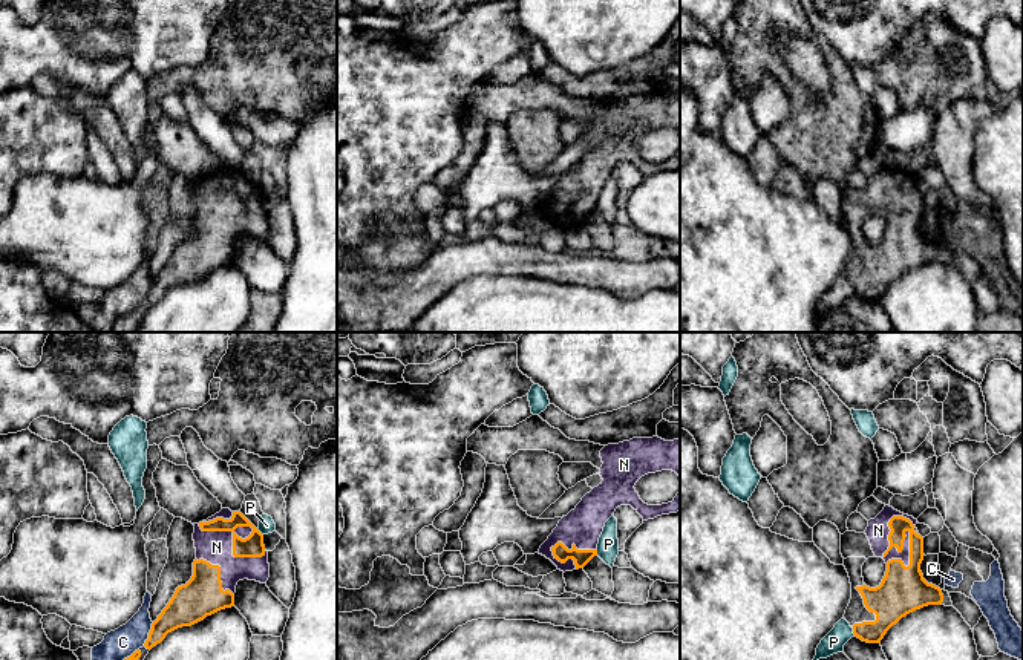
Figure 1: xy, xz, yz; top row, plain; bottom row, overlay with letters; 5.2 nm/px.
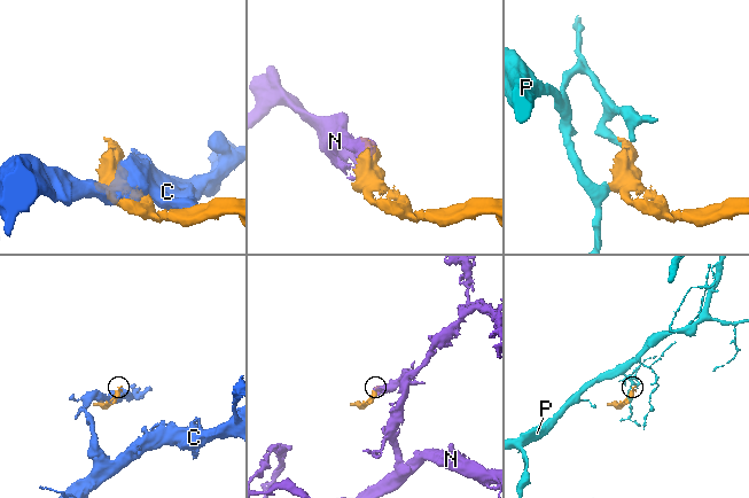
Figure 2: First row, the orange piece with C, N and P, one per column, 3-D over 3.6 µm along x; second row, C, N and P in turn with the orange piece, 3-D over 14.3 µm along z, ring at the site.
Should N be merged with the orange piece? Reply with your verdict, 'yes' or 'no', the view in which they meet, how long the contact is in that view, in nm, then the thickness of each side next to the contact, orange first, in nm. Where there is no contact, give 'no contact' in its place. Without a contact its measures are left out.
yes; contact in yz; length 280 nm; calibres 240 and 120 nm

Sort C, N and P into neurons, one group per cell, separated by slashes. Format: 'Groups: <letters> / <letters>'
Groups: C / N / P

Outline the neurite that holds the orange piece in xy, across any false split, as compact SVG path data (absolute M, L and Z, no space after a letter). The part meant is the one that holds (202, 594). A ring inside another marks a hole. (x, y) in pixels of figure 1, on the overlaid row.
M222 508L194 525L196 559L193 576L152 623L144 646L152 649L178 628L191 626L207 616L234 606L239 580L266 583L268 551L263 534L240 513Z

